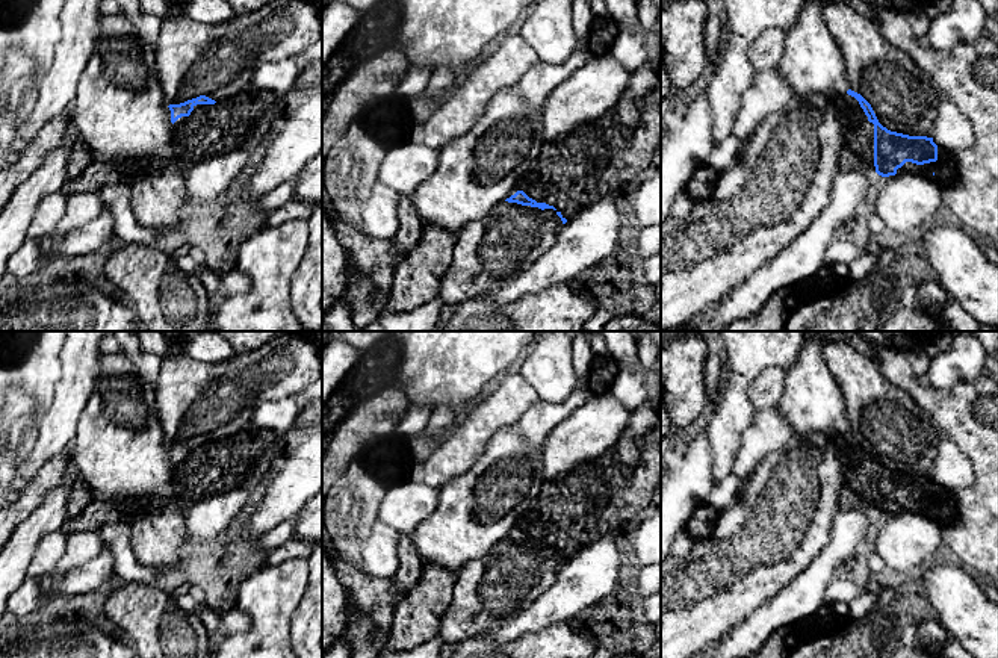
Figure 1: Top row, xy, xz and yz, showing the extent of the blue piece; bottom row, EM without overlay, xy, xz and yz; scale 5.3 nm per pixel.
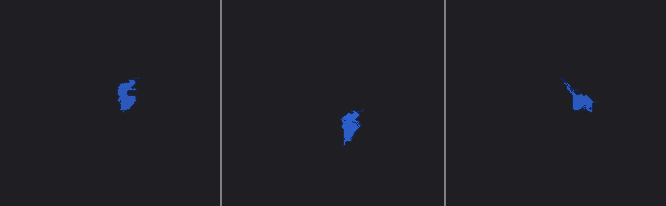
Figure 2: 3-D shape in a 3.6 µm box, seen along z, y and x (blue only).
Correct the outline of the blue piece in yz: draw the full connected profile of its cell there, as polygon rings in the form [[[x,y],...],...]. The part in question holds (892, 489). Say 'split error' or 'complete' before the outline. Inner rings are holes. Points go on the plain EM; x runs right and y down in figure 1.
split error | [[[848,428],[835,437],[844,486],[882,516],[910,511],[933,519],[941,529],[956,520],[956,499],[933,476],[909,475],[883,466],[871,443]]]

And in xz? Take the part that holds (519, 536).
split error | [[[643,404],[631,411],[626,428],[617,443],[605,454],[573,469],[567,476],[544,481],[538,496],[519,519],[517,531],[507,537],[508,542],[522,545],[553,548],[566,563],[579,549],[600,540],[609,539],[637,513],[647,507],[661,484],[661,413],[650,404]]]

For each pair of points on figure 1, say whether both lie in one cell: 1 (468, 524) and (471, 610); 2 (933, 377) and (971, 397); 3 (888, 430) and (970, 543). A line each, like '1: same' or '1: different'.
1: different
2: different
3: different

